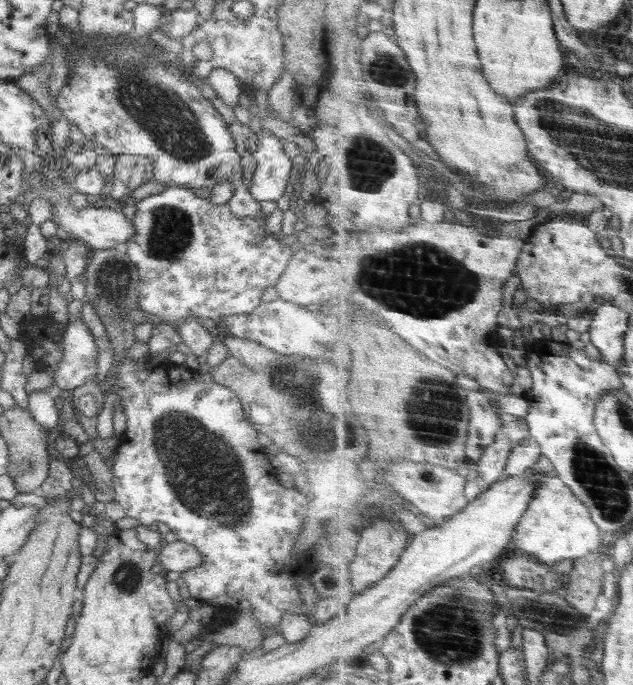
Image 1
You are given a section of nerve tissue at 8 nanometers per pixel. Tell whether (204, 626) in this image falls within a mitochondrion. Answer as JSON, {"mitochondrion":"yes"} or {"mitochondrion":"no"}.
{"mitochondrion":"no"}

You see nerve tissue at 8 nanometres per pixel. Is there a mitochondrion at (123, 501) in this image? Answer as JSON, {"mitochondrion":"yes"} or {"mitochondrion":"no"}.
{"mitochondrion":"no"}

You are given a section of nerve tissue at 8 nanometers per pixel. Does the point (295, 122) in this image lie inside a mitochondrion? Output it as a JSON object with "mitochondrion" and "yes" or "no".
{"mitochondrion":"no"}

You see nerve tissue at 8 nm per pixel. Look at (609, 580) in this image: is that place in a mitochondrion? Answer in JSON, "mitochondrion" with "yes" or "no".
{"mitochondrion":"no"}

